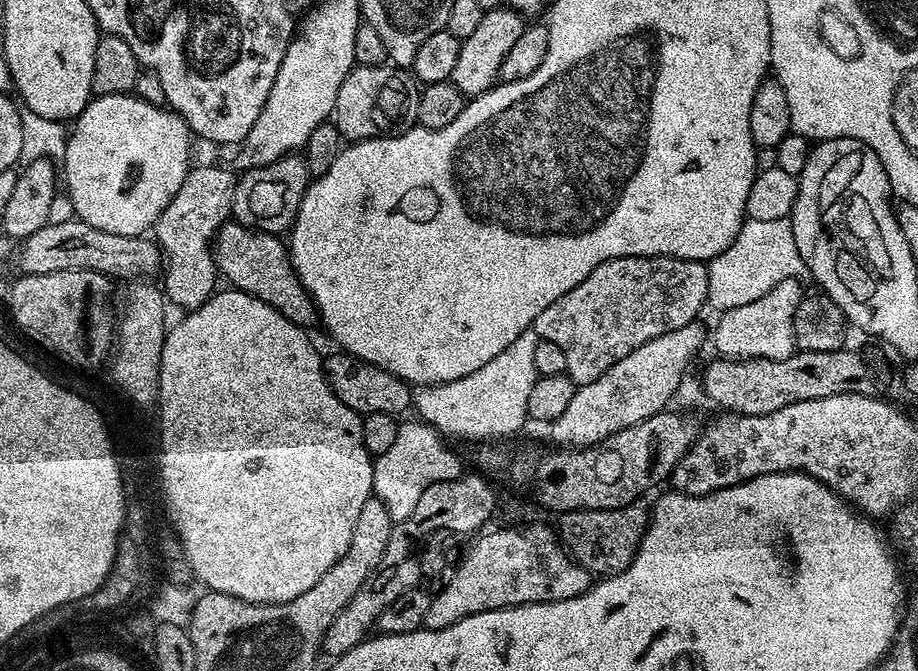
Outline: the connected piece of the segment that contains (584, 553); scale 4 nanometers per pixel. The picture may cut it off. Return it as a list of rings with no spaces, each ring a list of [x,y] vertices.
[[[644,502],[627,504],[621,508],[579,508],[559,517],[558,535],[568,555],[589,574],[615,574],[624,572],[636,557],[649,519],[650,508]]]

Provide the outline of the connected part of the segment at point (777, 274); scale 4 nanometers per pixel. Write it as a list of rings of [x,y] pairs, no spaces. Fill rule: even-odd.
[[[745,219],[740,233],[730,242],[722,254],[718,254],[712,260],[707,261],[708,266],[708,304],[716,307],[716,310],[725,312],[734,306],[746,306],[746,302],[754,302],[762,298],[764,292],[770,291],[778,282],[783,280],[795,280],[805,275],[806,269],[802,258],[798,254],[798,246],[794,242],[791,223],[787,219],[774,222],[758,222]]]

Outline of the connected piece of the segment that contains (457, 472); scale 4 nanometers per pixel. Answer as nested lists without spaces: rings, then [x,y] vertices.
[[[413,418],[409,424],[401,423],[398,438],[394,438],[390,450],[375,457],[372,491],[375,499],[386,506],[394,522],[404,520],[411,514],[414,506],[418,506],[418,498],[422,498],[422,490],[426,490],[426,486],[434,486],[434,482],[456,480],[462,475],[459,458],[443,442],[441,435],[431,425]]]

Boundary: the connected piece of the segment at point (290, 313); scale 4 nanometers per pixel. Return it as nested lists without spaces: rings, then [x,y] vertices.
[[[229,222],[216,233],[214,259],[219,275],[229,280],[233,289],[248,292],[274,310],[278,310],[290,322],[301,326],[317,323],[316,302],[305,290],[299,274],[292,266],[289,249],[279,235],[271,232],[253,232],[244,224]]]

